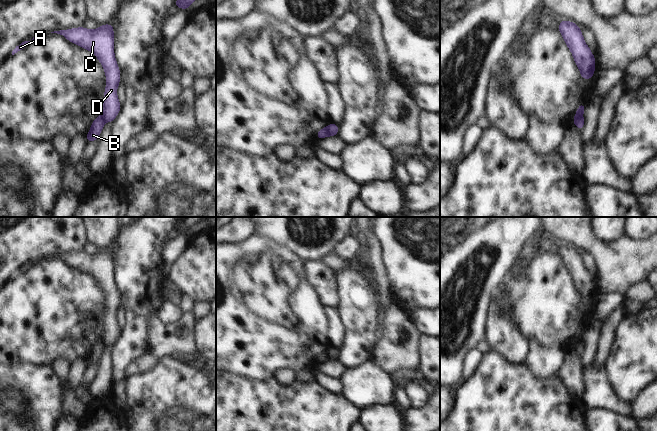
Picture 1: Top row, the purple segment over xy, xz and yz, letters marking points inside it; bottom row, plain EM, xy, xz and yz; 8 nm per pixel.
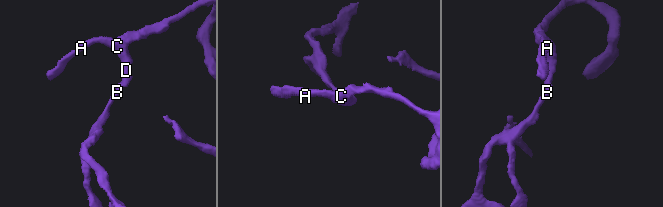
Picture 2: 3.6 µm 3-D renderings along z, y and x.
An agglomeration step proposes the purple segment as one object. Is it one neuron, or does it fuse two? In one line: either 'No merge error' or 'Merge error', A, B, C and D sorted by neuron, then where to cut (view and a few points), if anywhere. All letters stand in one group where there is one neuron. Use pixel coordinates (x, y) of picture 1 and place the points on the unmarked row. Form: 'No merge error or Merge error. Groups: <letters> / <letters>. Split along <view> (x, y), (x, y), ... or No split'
Merge error. Groups: A C D / B. Split along yz (582, 340), (573, 347).

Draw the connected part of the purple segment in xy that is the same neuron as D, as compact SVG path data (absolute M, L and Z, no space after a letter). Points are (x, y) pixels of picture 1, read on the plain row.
M113 247L100 249L96 254L85 251L54 255L81 272L94 277L102 288L106 298L106 313L103 320L102 343L113 346L118 339L121 328L117 321L117 310L120 308L120 293L114 280Z

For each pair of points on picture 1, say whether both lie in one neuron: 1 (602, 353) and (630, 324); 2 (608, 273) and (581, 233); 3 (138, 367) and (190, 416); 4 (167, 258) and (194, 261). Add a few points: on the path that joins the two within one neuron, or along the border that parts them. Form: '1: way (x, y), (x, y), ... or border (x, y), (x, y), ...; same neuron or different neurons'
1: border (624, 318), (618, 326), (615, 340), (605, 361); different neurons
2: way (608, 263), (590, 243); same neuron
3: border (159, 358), (151, 368), (129, 376); different neurons
4: border (188, 239), (186, 249), (175, 260), (169, 270); different neurons

